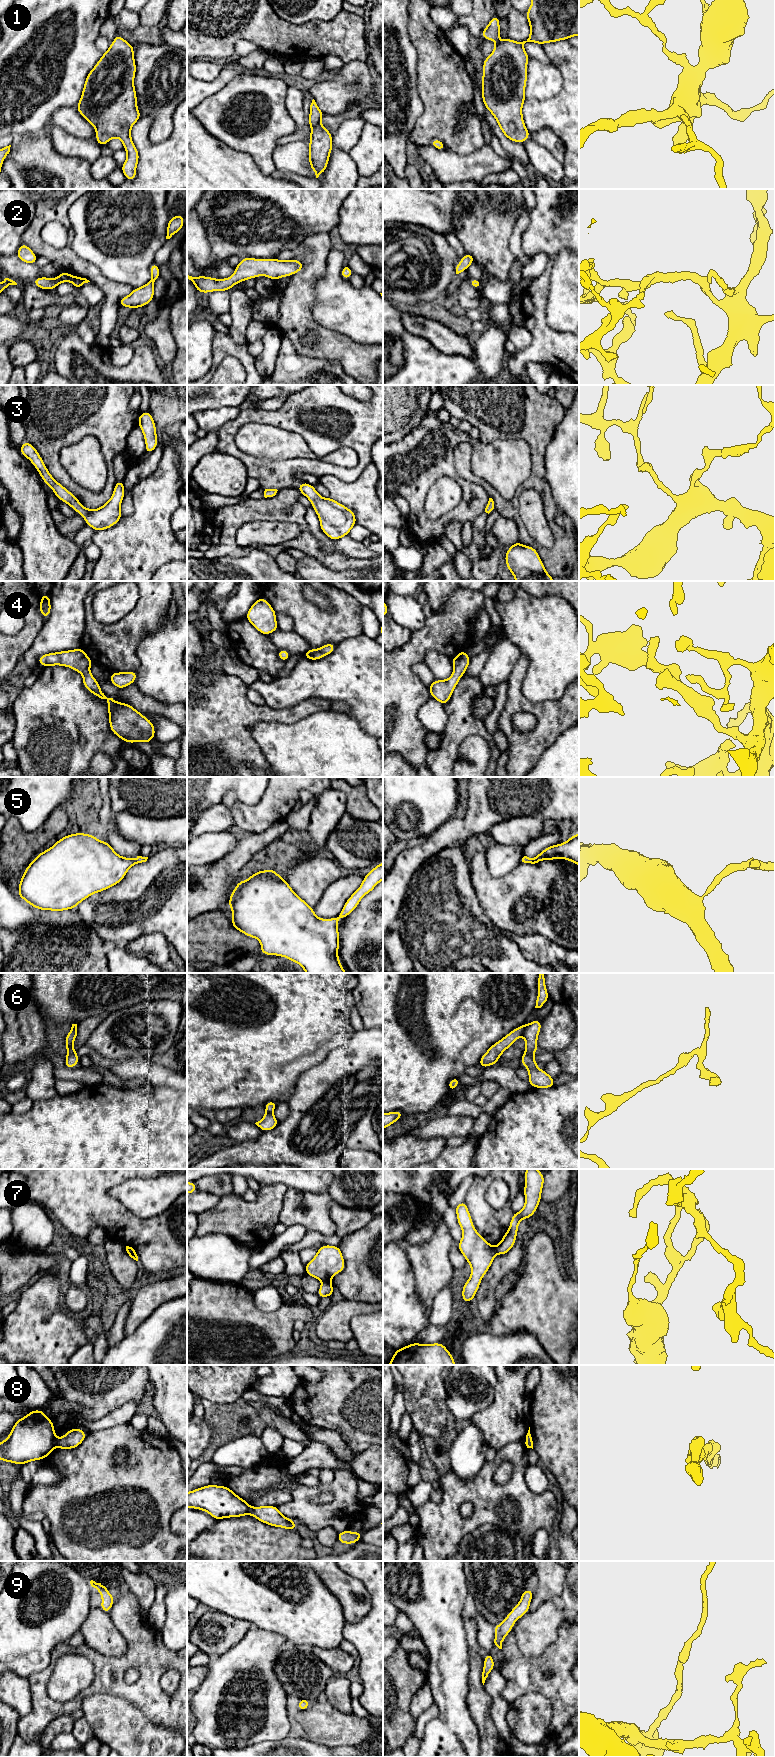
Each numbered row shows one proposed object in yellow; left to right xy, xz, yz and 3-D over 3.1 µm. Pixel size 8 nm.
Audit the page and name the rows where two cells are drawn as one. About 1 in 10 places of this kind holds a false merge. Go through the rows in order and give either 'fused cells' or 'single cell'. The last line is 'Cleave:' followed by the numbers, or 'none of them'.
1: single cell
2: single cell
3: single cell
4: single cell
5: single cell
6: fused cells
7: fused cells
8: fused cells
9: single cell
Cleave: 6, 7, 8

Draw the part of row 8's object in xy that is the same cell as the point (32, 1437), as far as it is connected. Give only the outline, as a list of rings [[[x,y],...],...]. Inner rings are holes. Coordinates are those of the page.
[[[32,1410],[14,1424],[6,1440],[0,1442],[0,1460],[24,1465],[47,1458],[55,1447],[54,1422],[43,1410]]]

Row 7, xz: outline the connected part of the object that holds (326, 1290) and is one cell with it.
[[[323,1282],[321,1287],[319,1288],[317,1295],[320,1298],[323,1297],[331,1297],[334,1291],[334,1287],[330,1282]]]

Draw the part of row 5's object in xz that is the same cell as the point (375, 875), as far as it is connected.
[[[383,862],[376,865],[360,887],[345,902],[341,913],[331,919],[318,918],[311,906],[301,899],[274,869],[255,872],[246,881],[239,880],[230,895],[228,906],[233,912],[232,926],[261,943],[264,955],[285,957],[298,963],[306,973],[347,973],[338,957],[337,923],[358,906],[361,899],[383,880]]]

